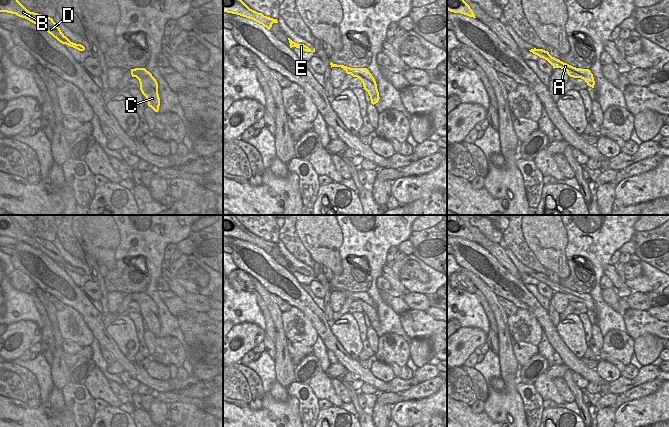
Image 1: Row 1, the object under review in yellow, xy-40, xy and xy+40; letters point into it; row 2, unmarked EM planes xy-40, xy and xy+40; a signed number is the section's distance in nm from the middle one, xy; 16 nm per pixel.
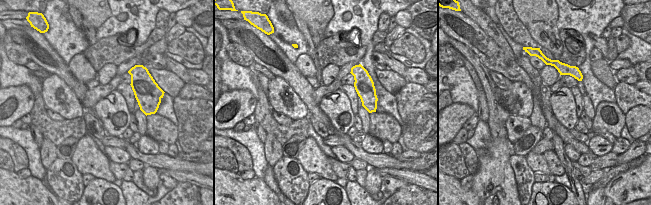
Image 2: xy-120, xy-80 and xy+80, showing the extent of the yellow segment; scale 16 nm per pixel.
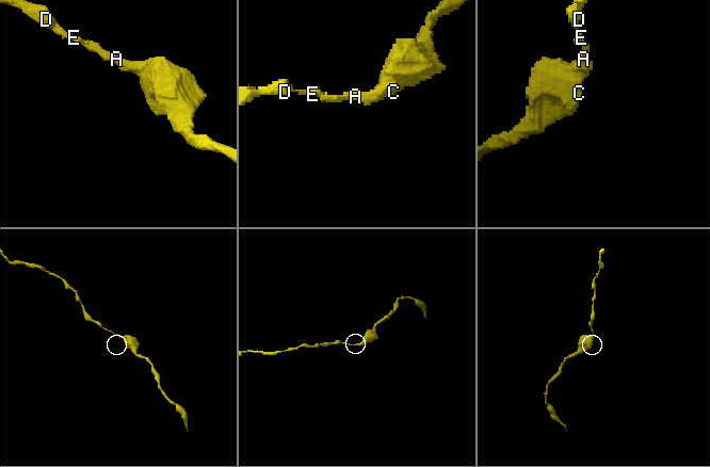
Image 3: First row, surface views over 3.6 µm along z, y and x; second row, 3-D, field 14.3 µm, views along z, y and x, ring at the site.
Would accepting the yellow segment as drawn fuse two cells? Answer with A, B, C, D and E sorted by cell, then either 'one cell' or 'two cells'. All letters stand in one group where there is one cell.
A B C D E | one cell

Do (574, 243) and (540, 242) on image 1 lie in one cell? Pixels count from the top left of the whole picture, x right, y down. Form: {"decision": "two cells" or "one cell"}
{"decision": "two cells"}

